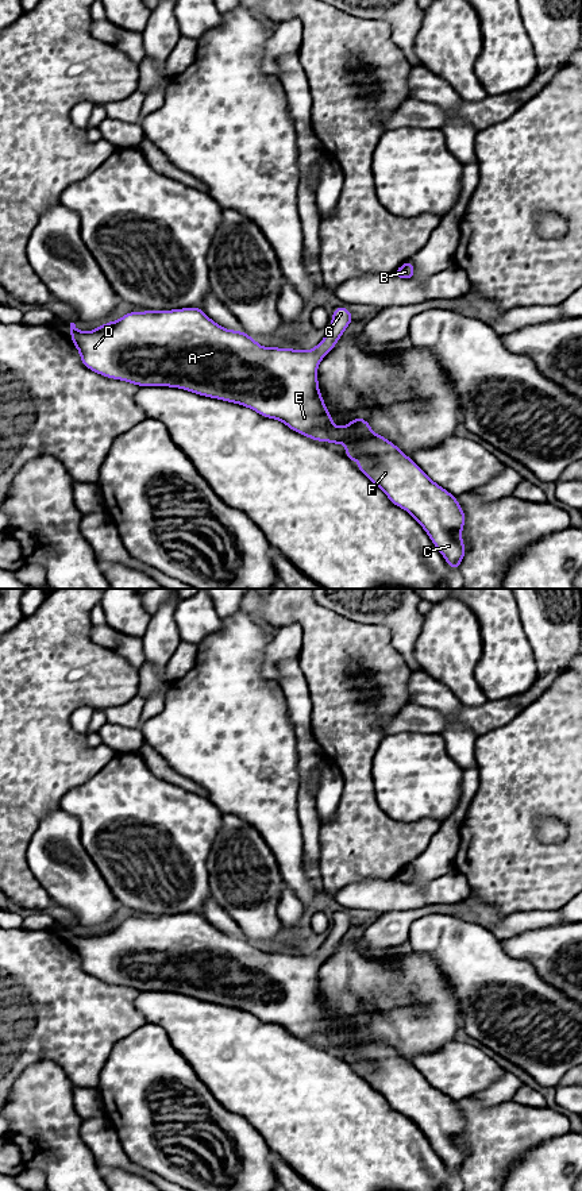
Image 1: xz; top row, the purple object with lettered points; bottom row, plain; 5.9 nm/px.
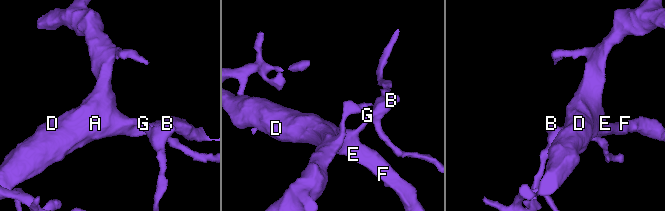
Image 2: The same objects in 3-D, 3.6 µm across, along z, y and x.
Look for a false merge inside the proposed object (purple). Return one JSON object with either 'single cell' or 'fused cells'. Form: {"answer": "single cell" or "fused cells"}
{"answer": "single cell"}

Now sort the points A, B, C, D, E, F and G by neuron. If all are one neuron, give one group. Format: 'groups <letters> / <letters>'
groups A B C D E F G

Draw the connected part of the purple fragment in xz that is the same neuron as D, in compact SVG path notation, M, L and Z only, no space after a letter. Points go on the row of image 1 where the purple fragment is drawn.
M193 307L130 312L90 332L82 332L70 323L69 331L84 366L104 377L138 386L181 388L200 396L240 404L263 417L281 420L290 429L313 440L343 443L346 456L381 487L394 505L415 517L451 568L458 570L466 552L462 543L466 516L456 498L435 483L396 444L374 433L369 421L355 417L340 428L332 423L319 390L317 366L335 347L352 316L347 308L338 307L331 317L329 332L308 351L262 347L243 331L226 329L211 320L201 308Z

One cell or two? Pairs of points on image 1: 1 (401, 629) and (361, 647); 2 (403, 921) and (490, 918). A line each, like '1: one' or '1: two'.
1: two
2: one

